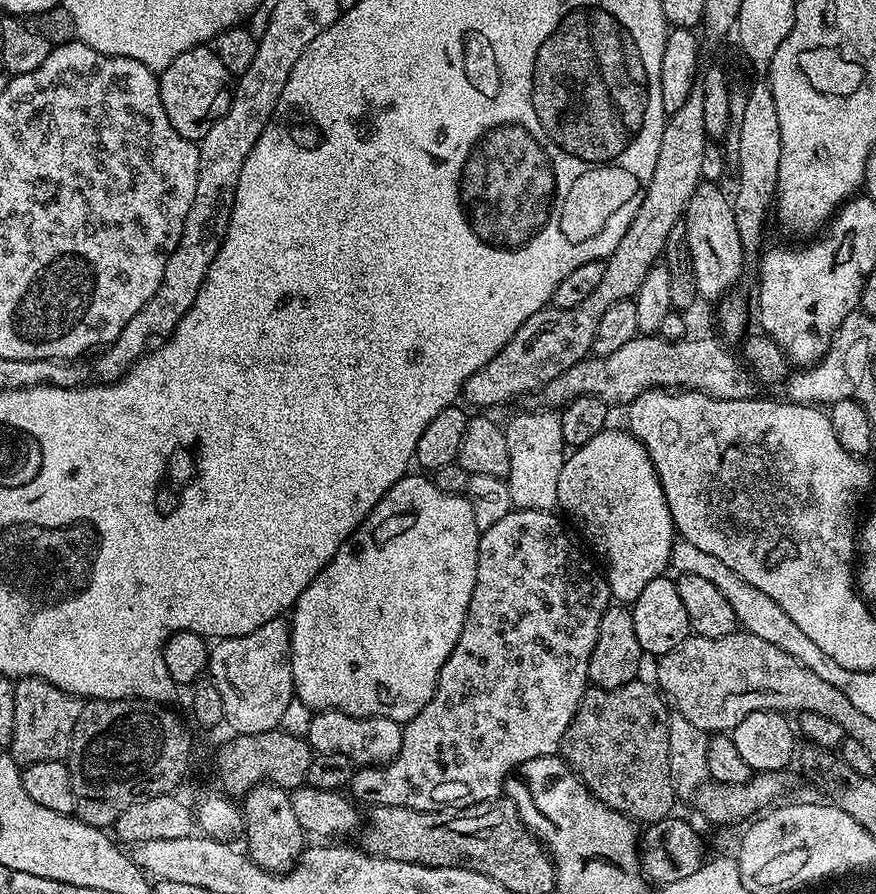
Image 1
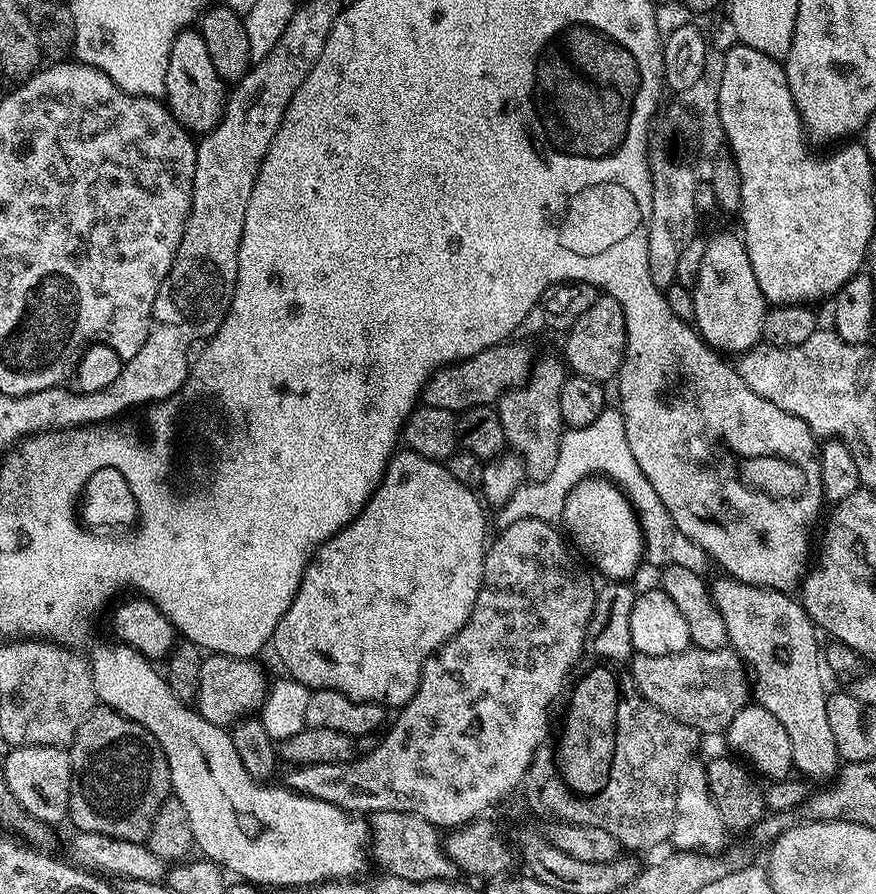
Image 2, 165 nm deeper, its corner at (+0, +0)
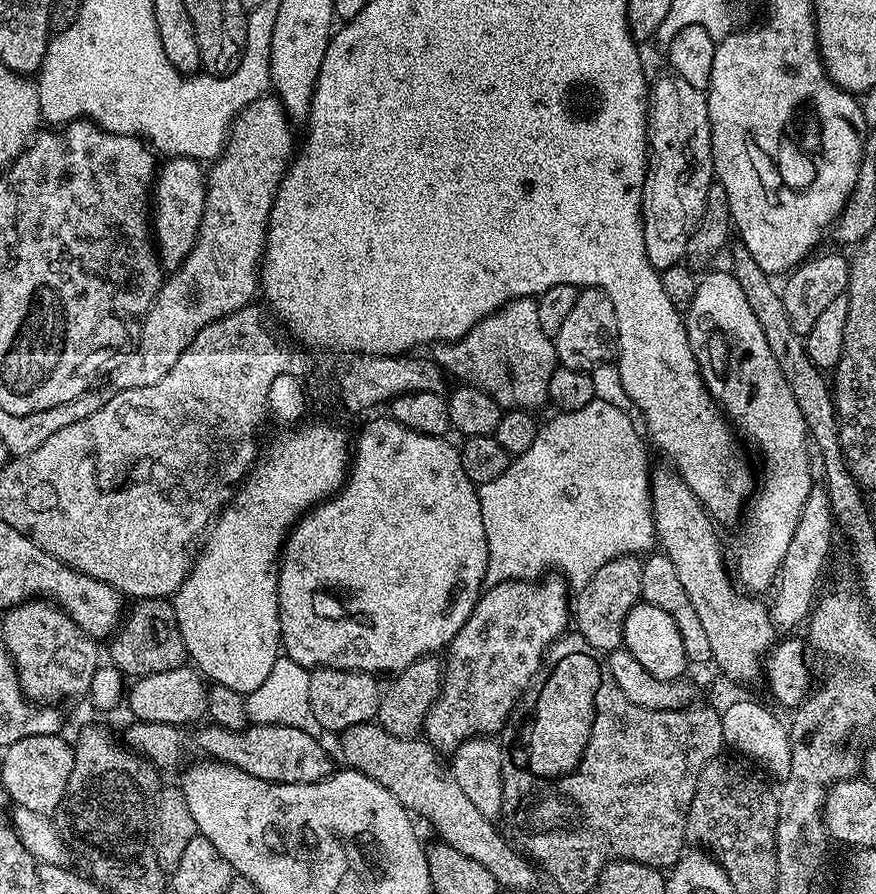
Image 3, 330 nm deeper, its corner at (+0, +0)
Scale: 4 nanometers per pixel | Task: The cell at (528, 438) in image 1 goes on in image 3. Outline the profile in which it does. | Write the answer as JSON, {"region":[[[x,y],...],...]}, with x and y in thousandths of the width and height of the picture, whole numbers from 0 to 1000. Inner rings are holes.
{"region":[[[607,333],[582,337],[564,351],[550,356],[527,378],[497,386],[491,398],[513,422],[522,421],[531,431],[549,434],[575,459],[613,459],[622,455],[626,452],[628,418],[632,418],[637,409],[631,377],[624,376],[614,361],[614,342]]]}

